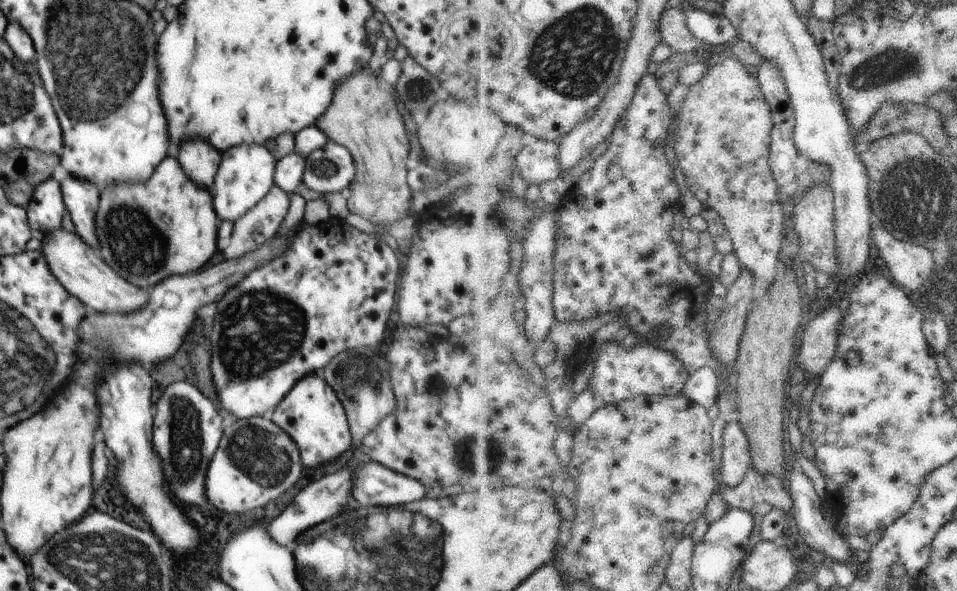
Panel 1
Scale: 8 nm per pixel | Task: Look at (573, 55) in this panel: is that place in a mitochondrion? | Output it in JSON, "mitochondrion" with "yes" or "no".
{"mitochondrion":"yes"}

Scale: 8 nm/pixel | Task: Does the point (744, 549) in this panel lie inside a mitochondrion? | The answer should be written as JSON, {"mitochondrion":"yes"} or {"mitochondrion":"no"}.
{"mitochondrion":"no"}

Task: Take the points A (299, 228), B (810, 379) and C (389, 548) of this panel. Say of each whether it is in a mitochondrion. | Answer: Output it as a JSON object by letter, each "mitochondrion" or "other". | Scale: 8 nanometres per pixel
{"A":"other","B":"other","C":"mitochondrion"}

